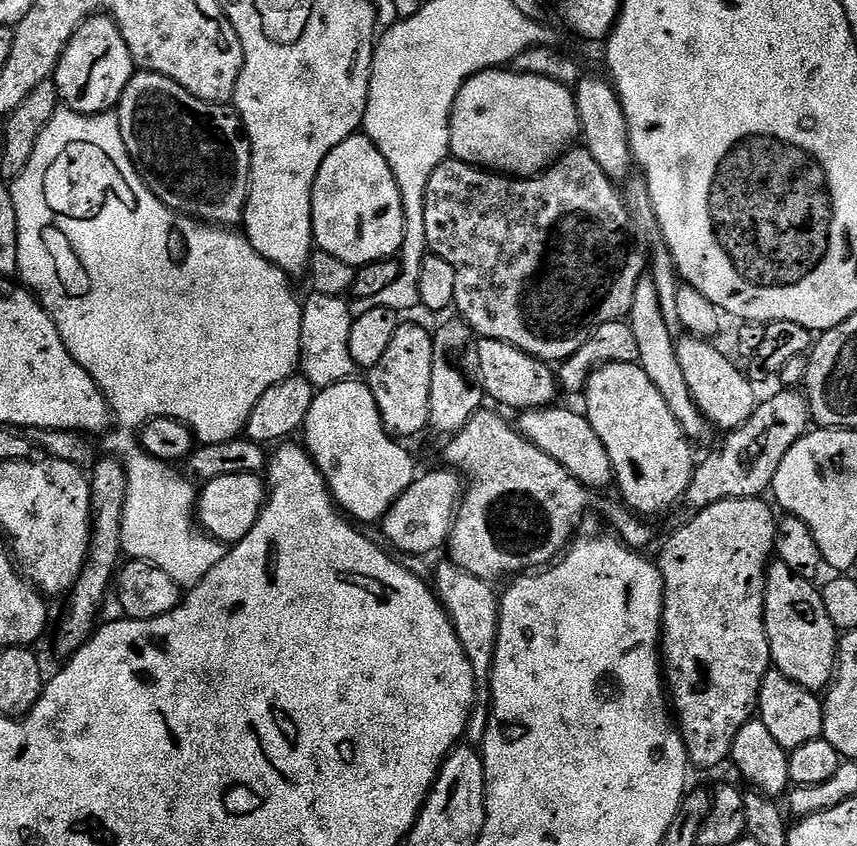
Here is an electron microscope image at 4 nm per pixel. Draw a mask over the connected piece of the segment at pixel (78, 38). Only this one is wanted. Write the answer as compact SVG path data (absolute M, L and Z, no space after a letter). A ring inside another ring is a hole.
M97 14L84 20L64 47L54 79L63 107L83 116L101 116L119 105L122 90L126 90L126 82L130 82L133 71L126 38L122 38L111 16Z

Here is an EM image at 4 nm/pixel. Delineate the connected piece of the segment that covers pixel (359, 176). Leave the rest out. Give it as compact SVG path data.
M357 134L346 138L322 162L312 191L312 239L315 247L353 266L373 264L395 257L404 241L404 211L400 197L400 181L394 178L386 158L370 137Z

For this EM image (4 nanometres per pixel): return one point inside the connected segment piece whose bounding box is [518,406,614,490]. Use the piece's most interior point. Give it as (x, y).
(567, 436)

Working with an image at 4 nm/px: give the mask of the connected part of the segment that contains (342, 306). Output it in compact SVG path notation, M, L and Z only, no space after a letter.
M312 292L309 300L303 301L302 338L300 339L299 371L309 380L313 389L321 390L343 380L353 379L358 369L354 358L350 358L348 339L354 319L354 311L343 296Z

